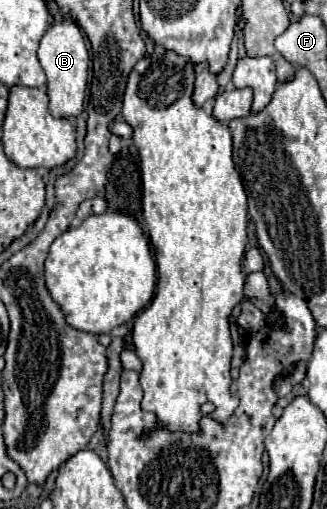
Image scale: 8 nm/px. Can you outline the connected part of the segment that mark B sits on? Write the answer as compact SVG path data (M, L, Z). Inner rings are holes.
M62 19L52 23L48 31L42 35L38 47L40 65L48 77L48 97L50 97L50 111L54 117L76 117L84 109L84 95L88 83L88 63L90 55L78 25L70 19Z

